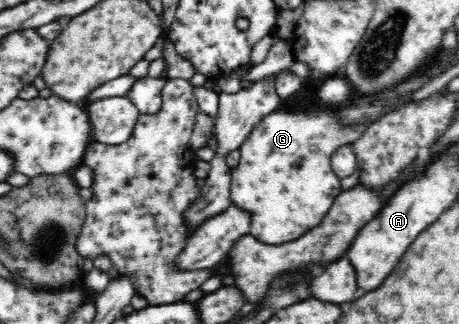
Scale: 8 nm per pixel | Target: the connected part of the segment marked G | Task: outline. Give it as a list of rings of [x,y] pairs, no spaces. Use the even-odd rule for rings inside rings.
[[[275,111],[274,113],[264,116],[262,121],[257,123],[257,126],[250,132],[249,138],[244,140],[240,145],[239,151],[241,154],[240,164],[238,168],[231,170],[231,199],[234,205],[238,208],[243,208],[248,212],[251,212],[251,225],[249,235],[254,236],[258,242],[268,245],[282,245],[290,244],[290,242],[296,242],[296,240],[306,236],[312,228],[316,228],[324,217],[328,214],[328,211],[331,209],[332,203],[338,194],[341,193],[341,184],[344,180],[340,180],[338,176],[330,168],[331,158],[338,150],[339,146],[345,144],[351,144],[356,141],[361,133],[366,130],[367,126],[358,126],[358,128],[343,128],[341,123],[333,116],[332,112],[326,114],[318,114],[318,116],[311,116],[311,114],[306,114],[306,112],[279,112]]]

